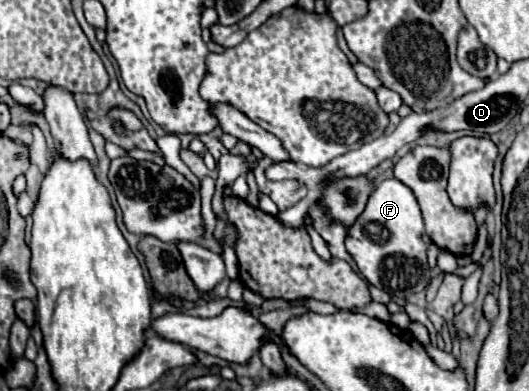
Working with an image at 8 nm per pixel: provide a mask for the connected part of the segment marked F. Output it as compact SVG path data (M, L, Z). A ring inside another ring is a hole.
M383 180L369 196L365 212L347 232L347 250L357 262L359 274L389 296L405 298L407 292L427 288L431 274L427 264L427 244L423 242L423 218L415 194L403 182Z

